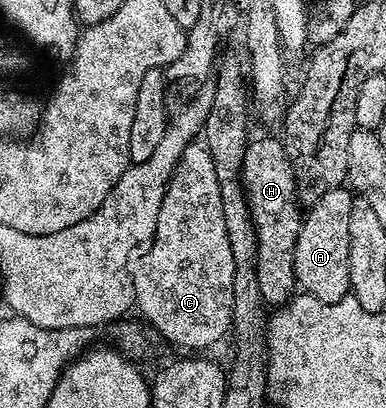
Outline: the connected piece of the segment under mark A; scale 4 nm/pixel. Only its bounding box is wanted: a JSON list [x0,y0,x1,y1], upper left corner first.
[294,187,355,304]

